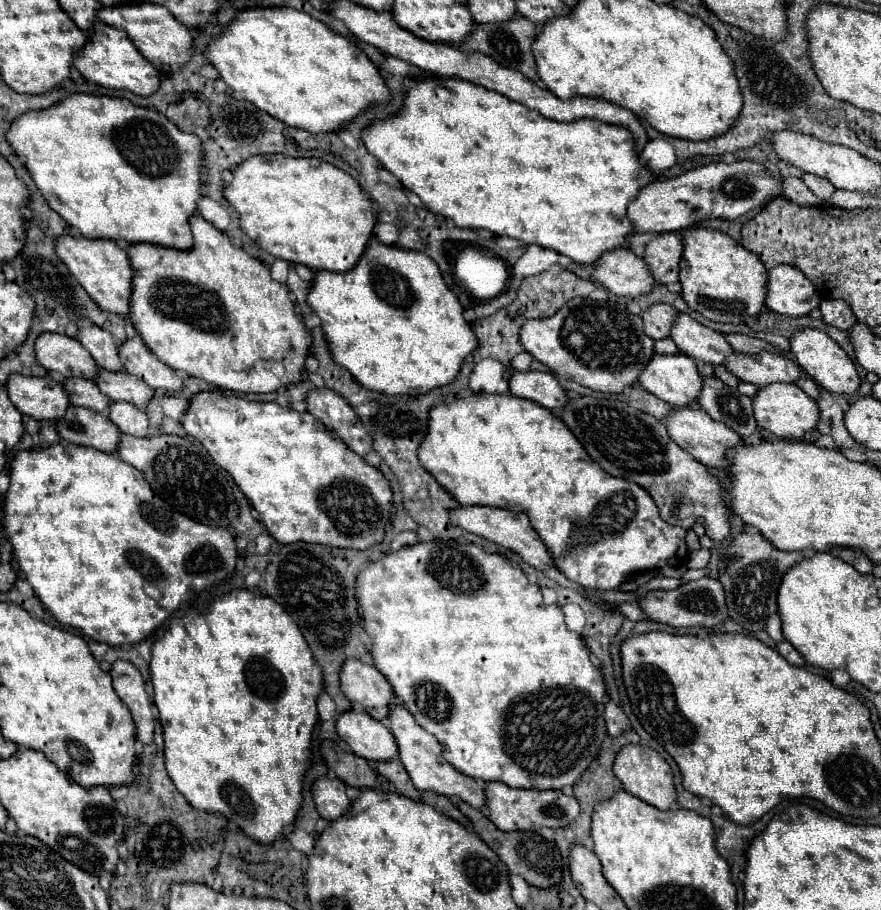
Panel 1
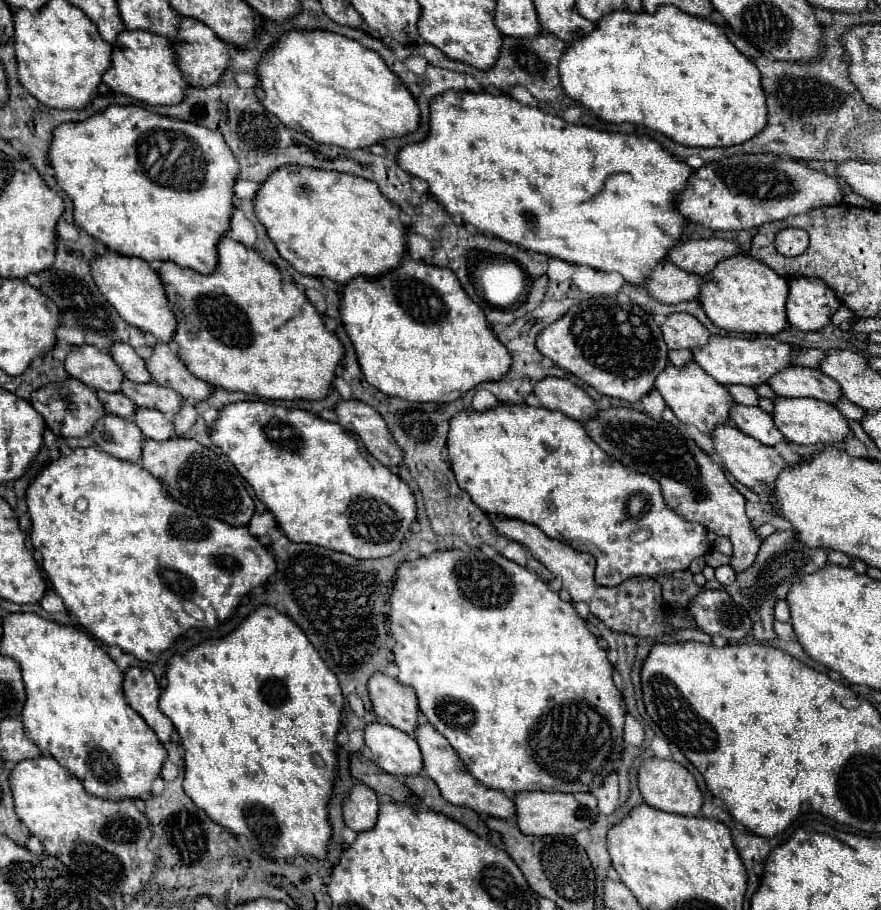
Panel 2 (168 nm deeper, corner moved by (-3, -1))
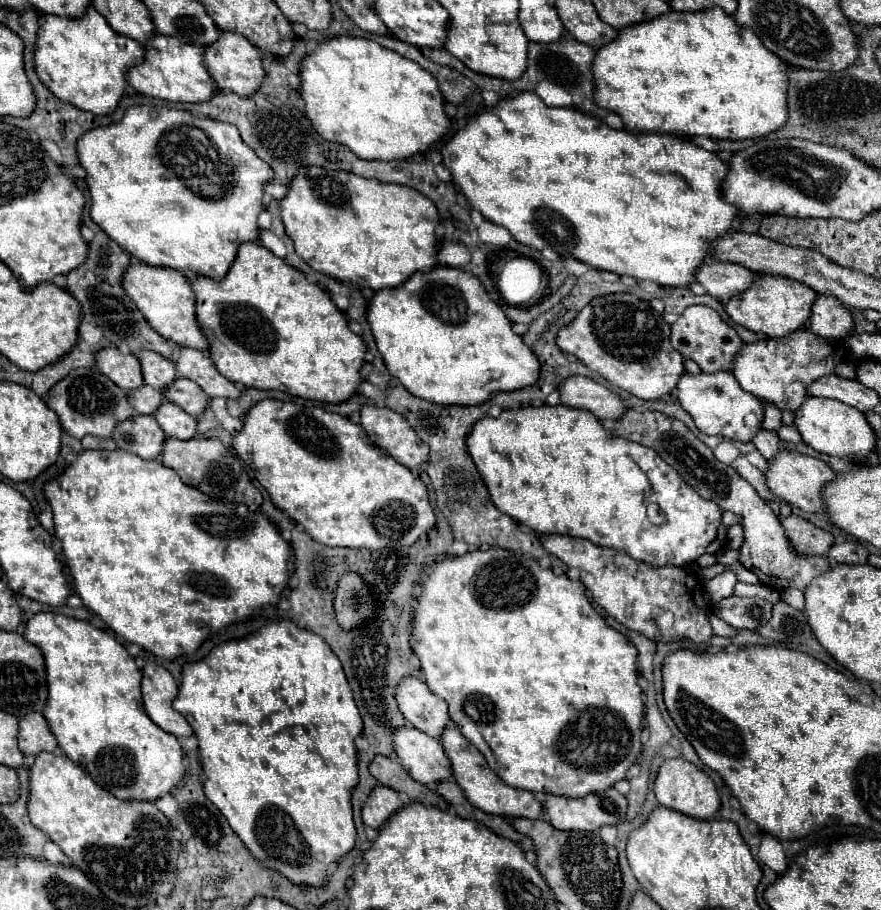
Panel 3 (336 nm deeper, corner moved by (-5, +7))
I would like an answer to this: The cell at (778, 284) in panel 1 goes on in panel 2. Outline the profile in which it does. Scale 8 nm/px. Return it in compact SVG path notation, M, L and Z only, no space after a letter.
M789 278L787 320L799 330L821 330L839 308L835 294L817 278Z

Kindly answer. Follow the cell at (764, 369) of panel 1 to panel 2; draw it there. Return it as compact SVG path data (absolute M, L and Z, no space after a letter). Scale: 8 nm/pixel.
M787 366L779 370L771 380L767 380L767 386L777 396L785 398L819 398L823 402L835 404L841 396L837 382L833 382L821 370L805 366Z

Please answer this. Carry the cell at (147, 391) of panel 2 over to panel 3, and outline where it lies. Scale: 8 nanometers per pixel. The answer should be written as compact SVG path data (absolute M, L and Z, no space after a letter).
M183 376L177 378L163 394L165 394L165 400L181 406L187 414L193 414L195 418L207 410L207 404L211 400L201 390L201 386L197 386L193 380L187 380Z

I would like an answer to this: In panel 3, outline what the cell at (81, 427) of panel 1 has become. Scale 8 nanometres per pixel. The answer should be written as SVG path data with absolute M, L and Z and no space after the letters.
M133 416L127 422L117 424L113 440L121 450L137 454L143 460L157 460L167 436L153 416Z

